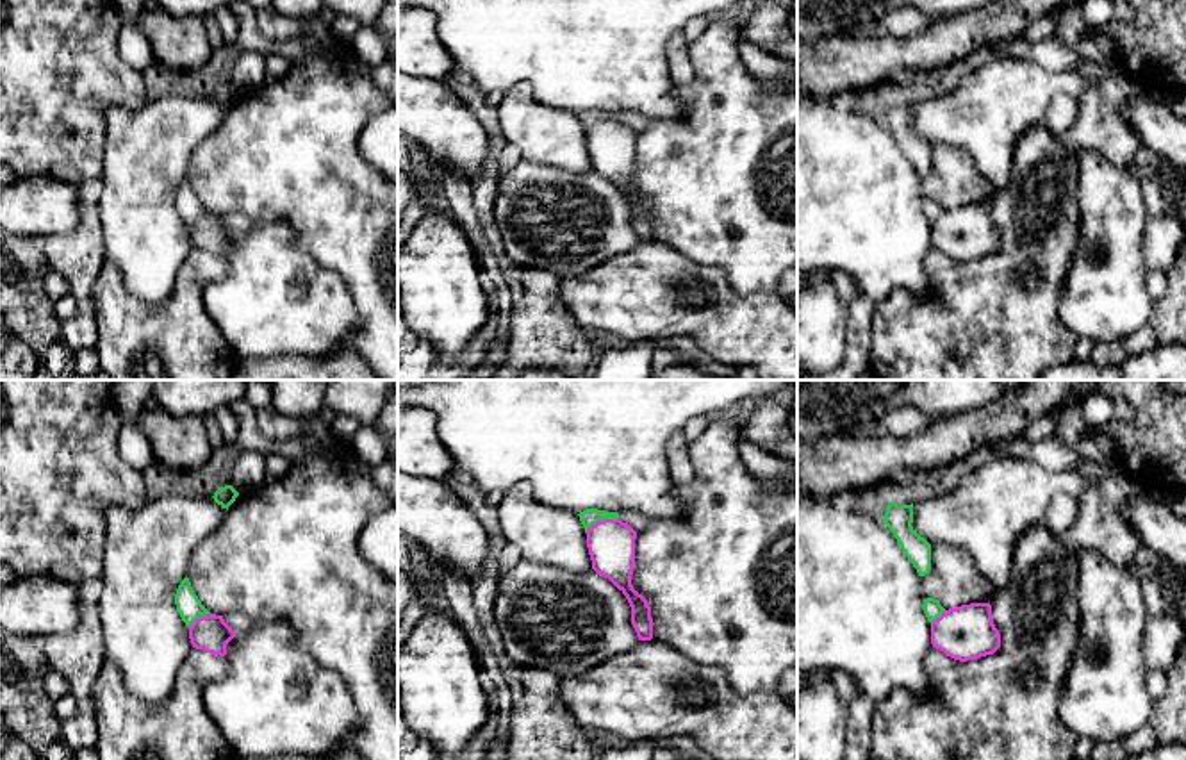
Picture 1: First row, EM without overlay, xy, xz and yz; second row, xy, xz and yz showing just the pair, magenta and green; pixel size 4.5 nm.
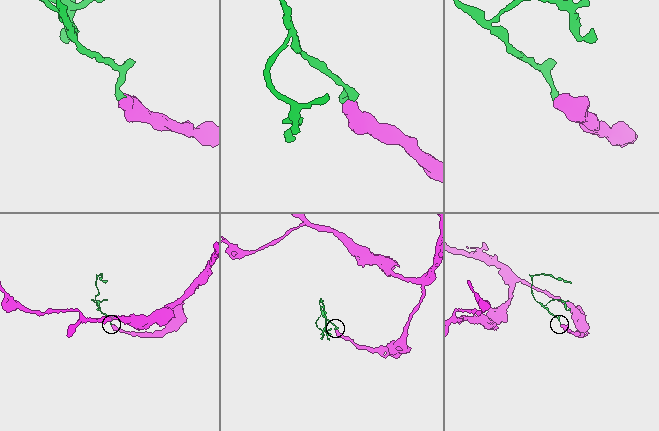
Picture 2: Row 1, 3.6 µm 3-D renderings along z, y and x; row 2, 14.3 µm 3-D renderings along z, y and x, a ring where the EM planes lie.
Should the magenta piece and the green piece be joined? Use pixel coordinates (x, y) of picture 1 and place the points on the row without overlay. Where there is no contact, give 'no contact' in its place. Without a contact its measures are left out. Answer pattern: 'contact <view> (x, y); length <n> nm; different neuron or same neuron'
contact xz (603, 120); length 170 nm; different neuron

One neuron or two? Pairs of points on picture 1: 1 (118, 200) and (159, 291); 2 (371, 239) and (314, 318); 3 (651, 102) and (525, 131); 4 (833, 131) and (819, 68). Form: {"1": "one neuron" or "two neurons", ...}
{"1": "one neuron", "2": "two neurons", "3": "two neurons", "4": "two neurons"}

